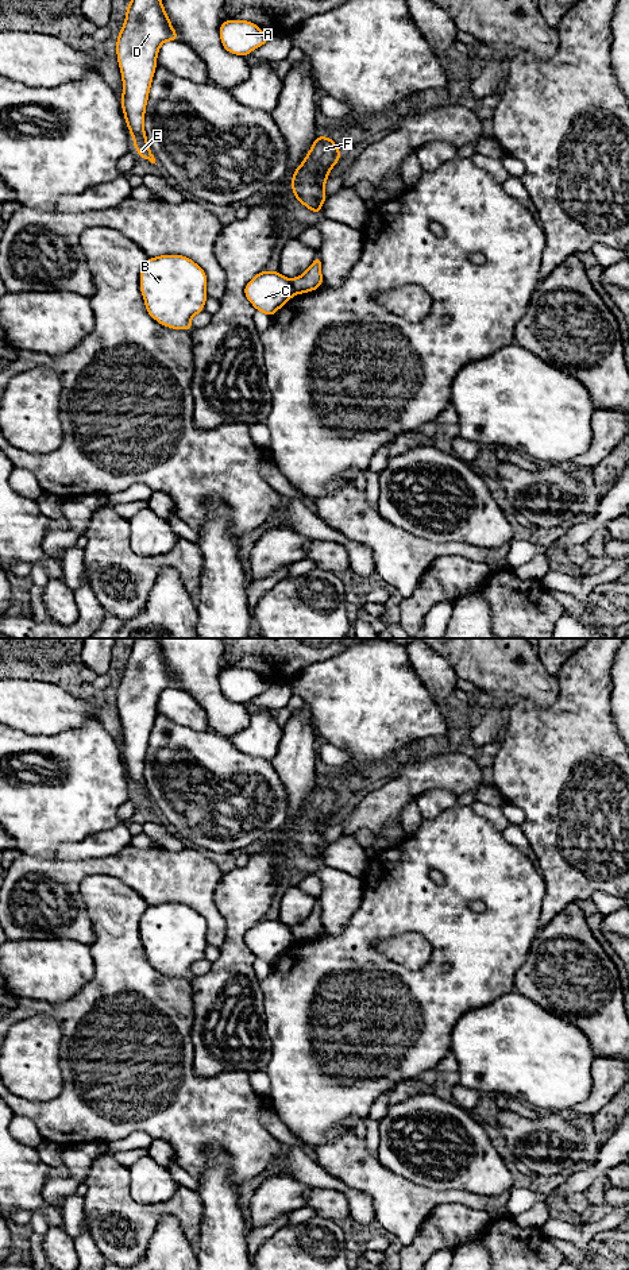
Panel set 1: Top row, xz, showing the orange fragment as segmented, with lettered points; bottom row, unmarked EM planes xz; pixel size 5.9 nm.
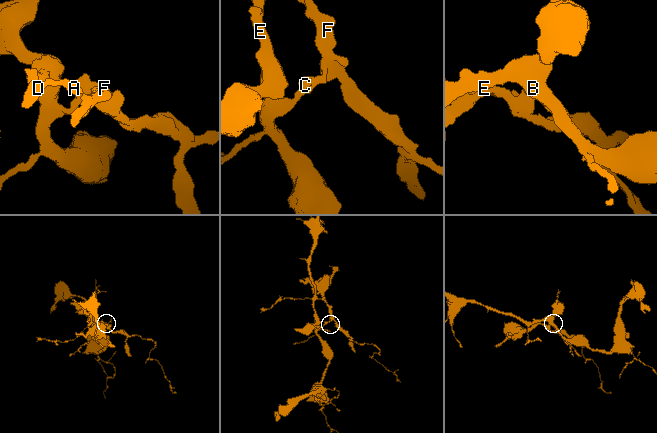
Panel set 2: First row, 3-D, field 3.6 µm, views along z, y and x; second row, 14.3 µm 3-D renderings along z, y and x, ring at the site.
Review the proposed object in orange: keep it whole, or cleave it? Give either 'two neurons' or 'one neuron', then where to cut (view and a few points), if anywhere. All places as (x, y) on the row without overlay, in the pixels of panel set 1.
two neurons; cut xz (289, 927), (296, 941)

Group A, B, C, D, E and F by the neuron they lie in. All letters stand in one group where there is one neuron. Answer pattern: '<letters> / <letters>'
A B C D E / F

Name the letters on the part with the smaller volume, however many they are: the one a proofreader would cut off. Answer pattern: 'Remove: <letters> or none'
Remove: F

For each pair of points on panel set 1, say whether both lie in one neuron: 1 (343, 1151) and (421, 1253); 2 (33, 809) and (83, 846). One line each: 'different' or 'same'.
1: different
2: different

